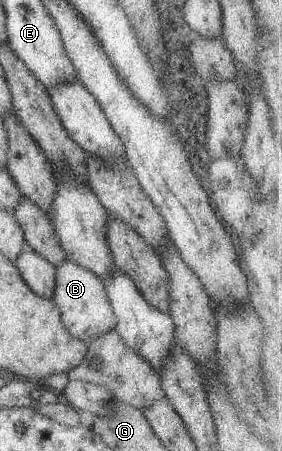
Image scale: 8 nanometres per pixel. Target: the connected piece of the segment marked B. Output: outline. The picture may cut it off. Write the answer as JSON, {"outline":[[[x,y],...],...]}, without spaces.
{"outline":[[[67,258],[55,267],[53,301],[61,316],[64,328],[76,338],[88,343],[93,336],[115,328],[115,316],[110,308],[103,281],[87,268],[79,267]]]}

